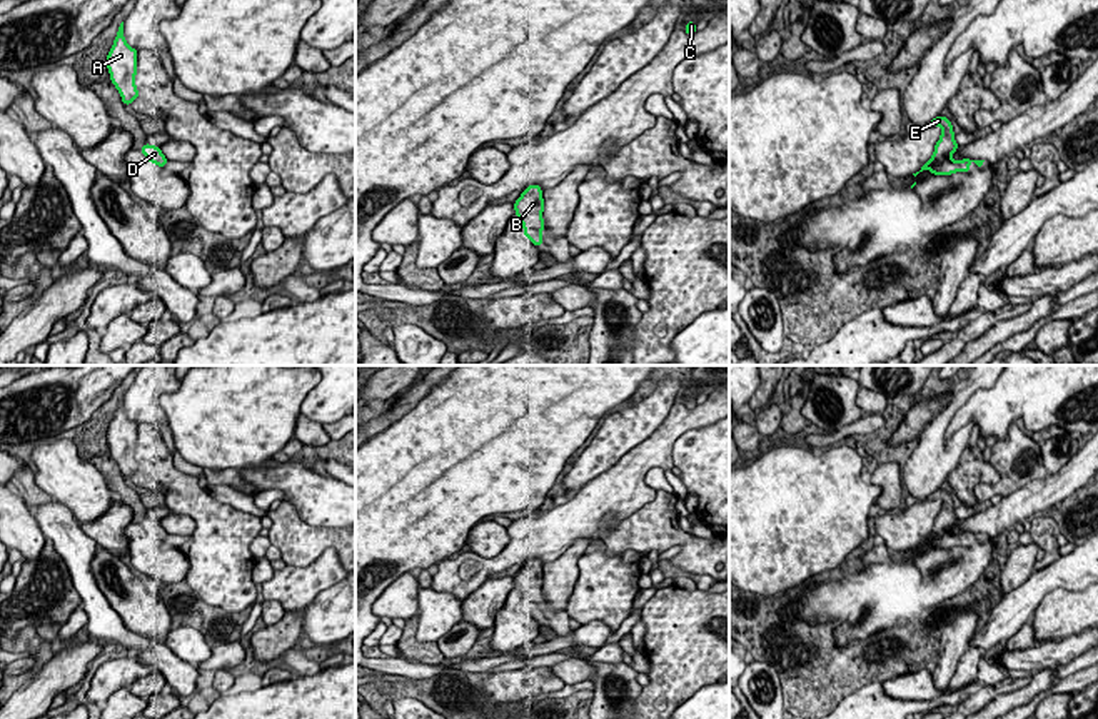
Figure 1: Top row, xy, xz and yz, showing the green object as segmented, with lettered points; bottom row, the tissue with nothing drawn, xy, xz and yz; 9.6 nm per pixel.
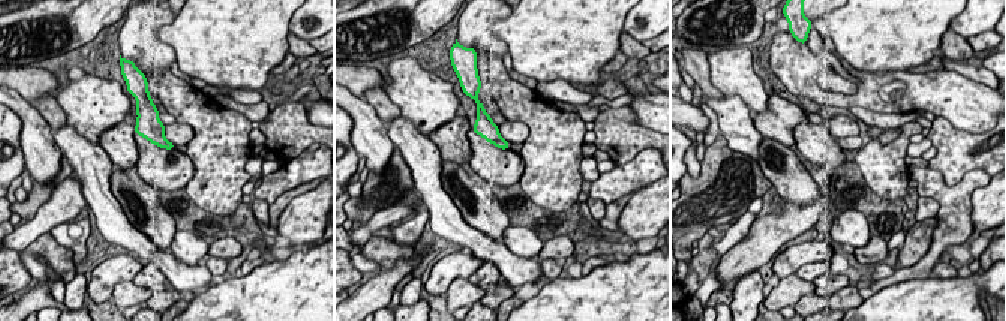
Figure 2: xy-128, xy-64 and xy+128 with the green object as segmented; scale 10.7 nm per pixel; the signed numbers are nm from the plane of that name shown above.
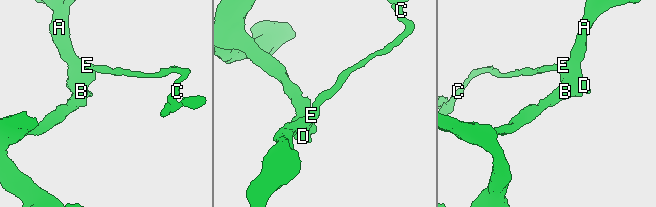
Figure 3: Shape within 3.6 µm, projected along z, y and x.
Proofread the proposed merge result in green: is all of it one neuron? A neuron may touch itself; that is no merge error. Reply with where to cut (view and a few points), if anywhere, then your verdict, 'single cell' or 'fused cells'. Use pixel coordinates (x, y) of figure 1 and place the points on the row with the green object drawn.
cut none; single cell

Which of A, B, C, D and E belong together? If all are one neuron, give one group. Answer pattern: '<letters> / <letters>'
A B C D E

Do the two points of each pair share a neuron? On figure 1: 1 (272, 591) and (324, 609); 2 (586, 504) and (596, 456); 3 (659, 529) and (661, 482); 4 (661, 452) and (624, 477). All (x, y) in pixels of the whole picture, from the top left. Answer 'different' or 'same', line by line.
1: different
2: different
3: different
4: same

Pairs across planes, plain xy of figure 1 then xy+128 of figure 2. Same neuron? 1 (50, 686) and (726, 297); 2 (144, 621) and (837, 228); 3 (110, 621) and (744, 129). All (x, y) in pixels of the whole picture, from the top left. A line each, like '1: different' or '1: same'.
1: different
2: different
3: same

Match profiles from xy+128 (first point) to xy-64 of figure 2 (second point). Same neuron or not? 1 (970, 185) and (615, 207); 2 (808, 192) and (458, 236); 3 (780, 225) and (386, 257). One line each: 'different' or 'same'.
1: different
2: different
3: different

